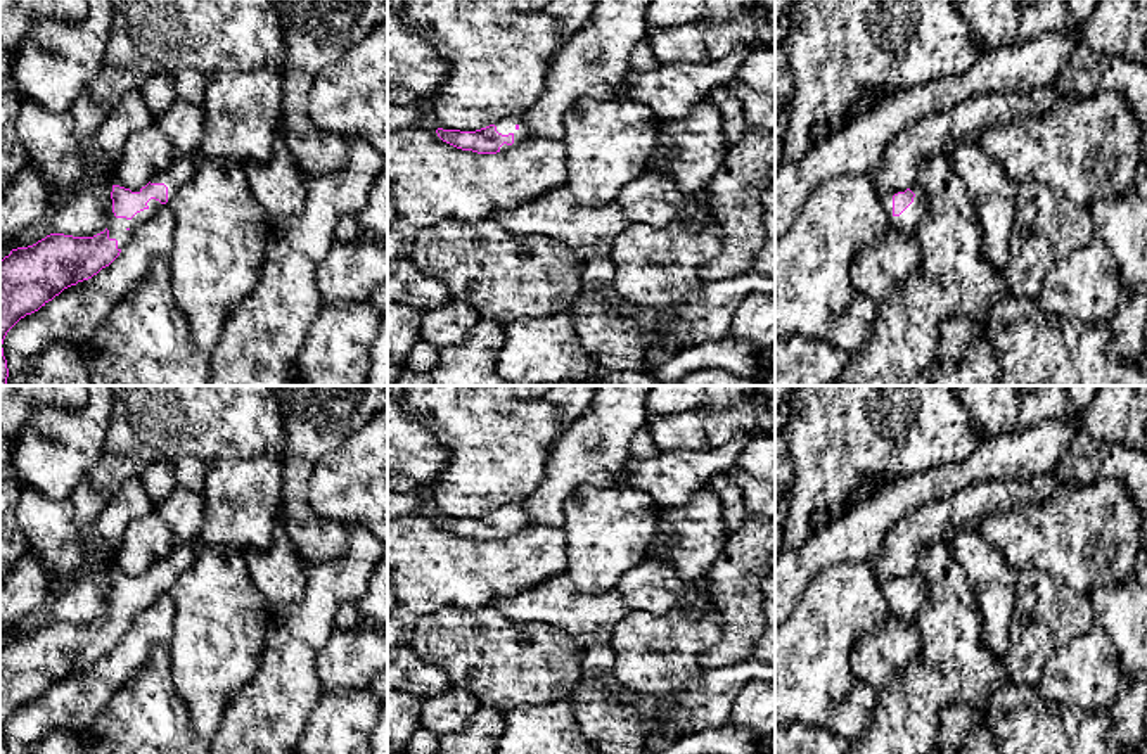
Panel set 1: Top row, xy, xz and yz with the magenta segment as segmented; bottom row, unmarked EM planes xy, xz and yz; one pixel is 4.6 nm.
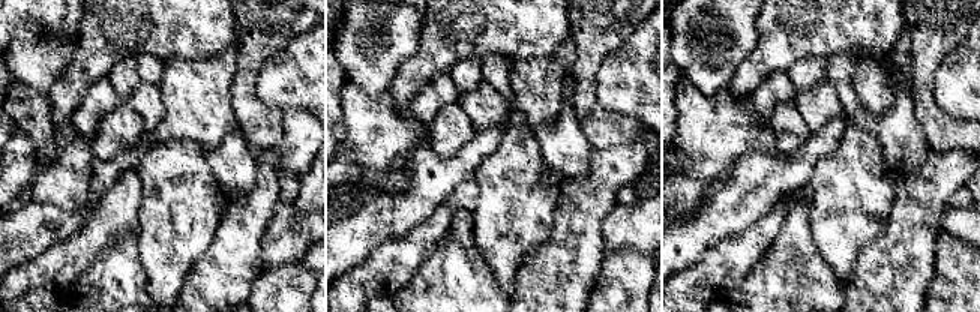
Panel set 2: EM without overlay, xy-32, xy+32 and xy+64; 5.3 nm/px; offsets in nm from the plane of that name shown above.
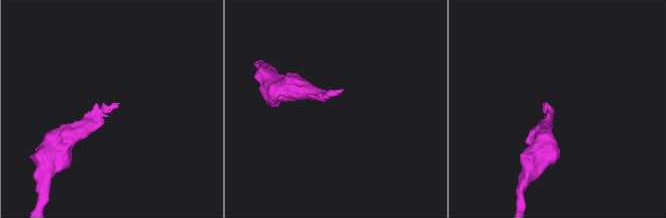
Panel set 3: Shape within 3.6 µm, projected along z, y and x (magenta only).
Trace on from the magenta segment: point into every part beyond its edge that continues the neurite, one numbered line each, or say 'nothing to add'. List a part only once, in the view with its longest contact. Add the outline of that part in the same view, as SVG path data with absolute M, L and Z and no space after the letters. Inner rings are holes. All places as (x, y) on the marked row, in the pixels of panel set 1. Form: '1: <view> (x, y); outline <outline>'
1: xy (182, 170); outline M192 152L187 156L175 156L171 166L164 171L161 171L157 176L151 180L151 183L164 183L168 187L168 202L175 197L175 194L180 190L182 185L190 182L199 168L199 154ZM112 199L109 201L107 208L107 230L109 230L109 239L118 240L118 249L123 249L130 239L133 237L135 230L149 221L156 211L163 206L156 199L151 199L147 202L147 209L137 213L131 220L126 218L116 218L112 213Z

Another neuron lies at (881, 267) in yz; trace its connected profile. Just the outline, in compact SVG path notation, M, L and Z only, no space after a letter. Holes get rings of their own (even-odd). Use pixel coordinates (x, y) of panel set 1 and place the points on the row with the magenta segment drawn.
M889 227L881 239L856 252L849 263L849 278L856 292L881 306L917 272L919 259L917 239Z

